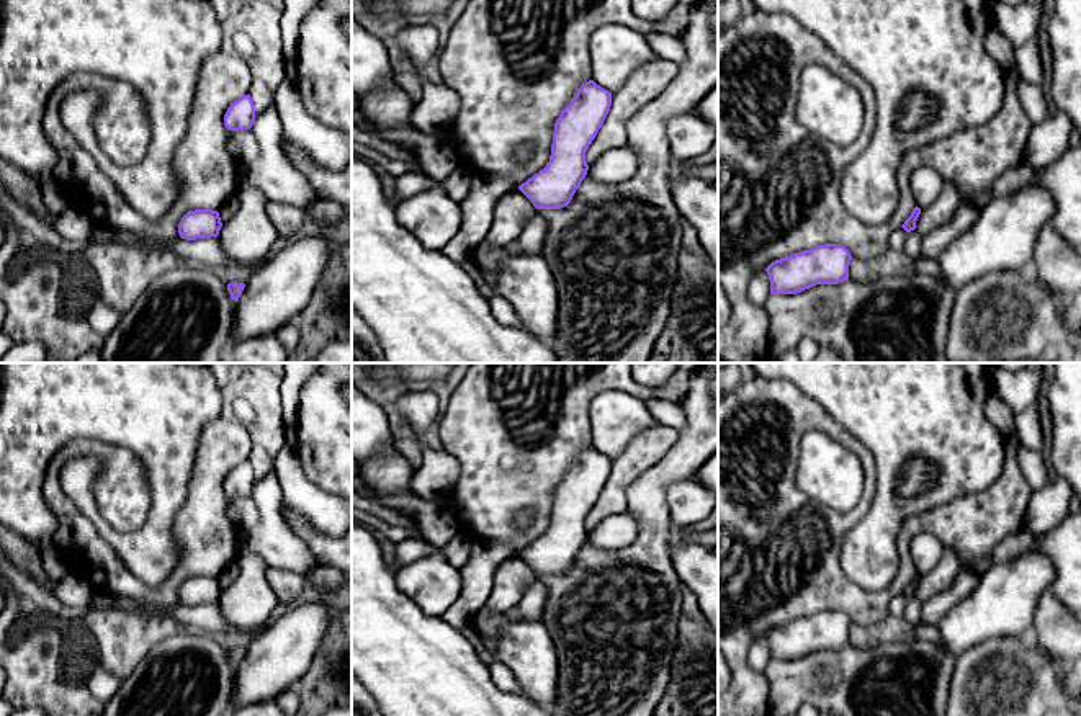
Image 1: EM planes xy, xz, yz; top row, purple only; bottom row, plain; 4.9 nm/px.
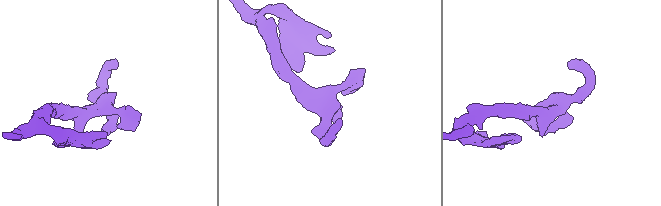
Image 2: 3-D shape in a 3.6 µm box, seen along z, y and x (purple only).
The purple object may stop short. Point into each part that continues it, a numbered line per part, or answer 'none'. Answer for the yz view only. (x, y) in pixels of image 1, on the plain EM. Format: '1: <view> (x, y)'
none

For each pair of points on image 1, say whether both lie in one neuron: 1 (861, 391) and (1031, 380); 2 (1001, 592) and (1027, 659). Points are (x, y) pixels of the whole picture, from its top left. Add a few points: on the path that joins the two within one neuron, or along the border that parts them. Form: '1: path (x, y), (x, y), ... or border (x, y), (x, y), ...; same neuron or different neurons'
1: border (991, 380), (995, 393); different neurons
2: border (1029, 635), (995, 636), (982, 643); different neurons

